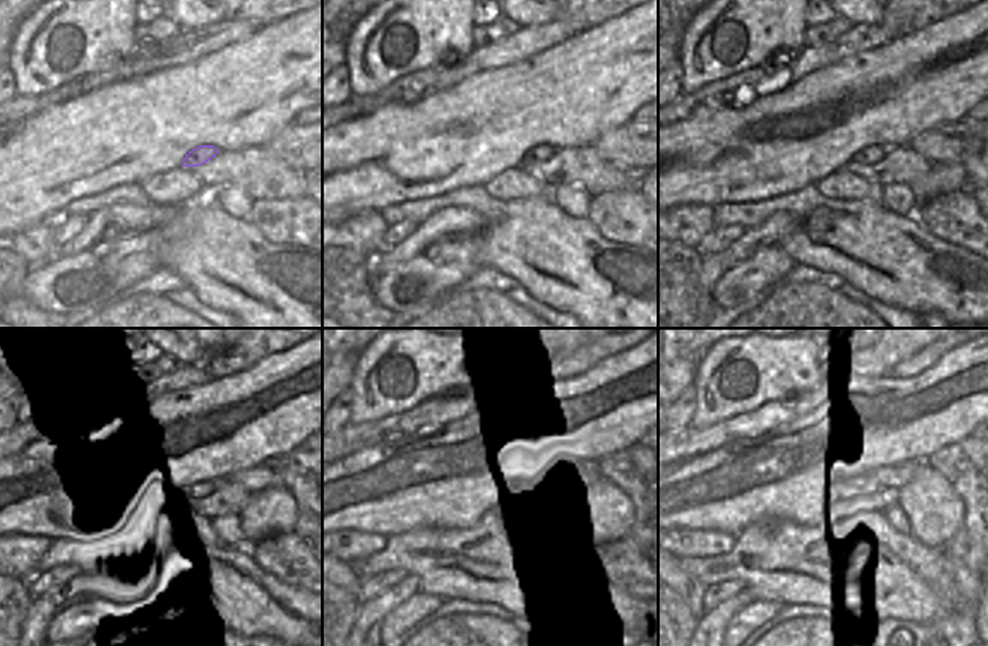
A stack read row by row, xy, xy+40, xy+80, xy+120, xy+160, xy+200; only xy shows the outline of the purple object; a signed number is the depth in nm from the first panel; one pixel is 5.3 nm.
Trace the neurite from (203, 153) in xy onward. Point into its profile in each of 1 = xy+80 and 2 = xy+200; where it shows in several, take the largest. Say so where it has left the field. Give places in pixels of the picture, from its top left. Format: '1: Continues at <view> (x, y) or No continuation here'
1: Continues at xy+80 (874, 153)
2: Continues at xy+200 (876, 505).

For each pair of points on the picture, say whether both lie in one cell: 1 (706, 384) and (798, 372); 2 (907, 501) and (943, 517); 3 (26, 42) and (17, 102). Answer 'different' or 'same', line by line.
1: same
2: same
3: different

